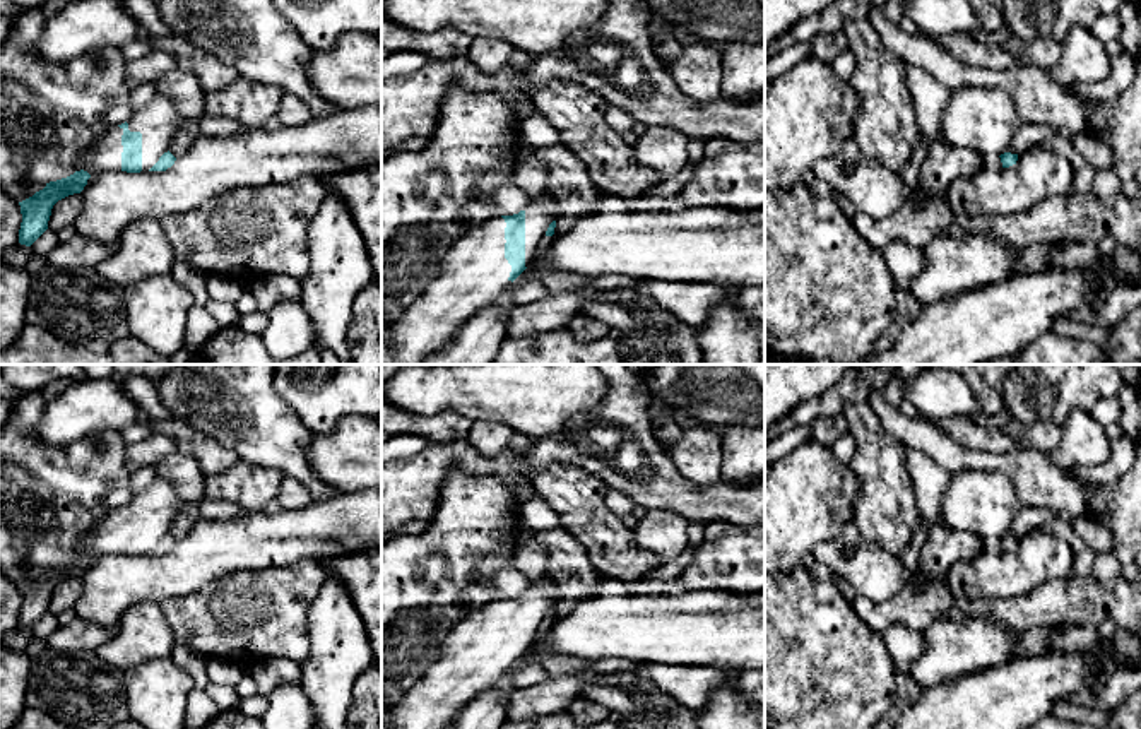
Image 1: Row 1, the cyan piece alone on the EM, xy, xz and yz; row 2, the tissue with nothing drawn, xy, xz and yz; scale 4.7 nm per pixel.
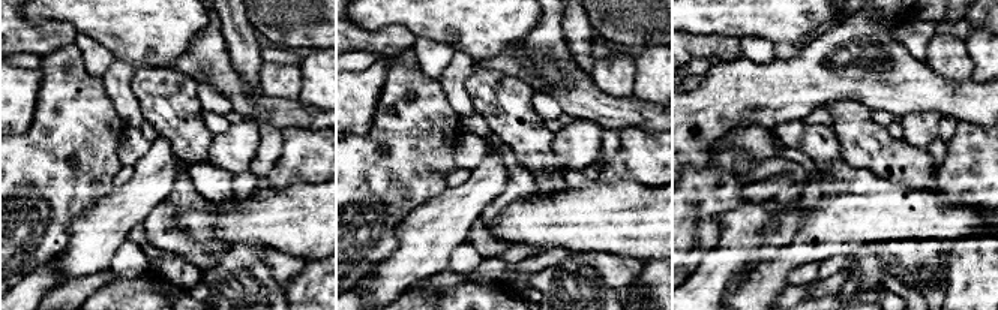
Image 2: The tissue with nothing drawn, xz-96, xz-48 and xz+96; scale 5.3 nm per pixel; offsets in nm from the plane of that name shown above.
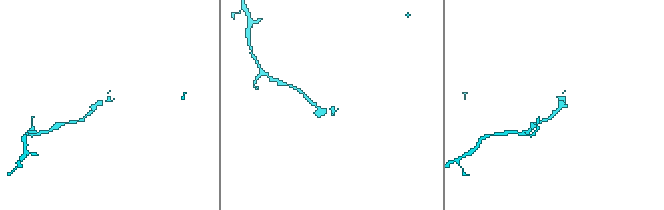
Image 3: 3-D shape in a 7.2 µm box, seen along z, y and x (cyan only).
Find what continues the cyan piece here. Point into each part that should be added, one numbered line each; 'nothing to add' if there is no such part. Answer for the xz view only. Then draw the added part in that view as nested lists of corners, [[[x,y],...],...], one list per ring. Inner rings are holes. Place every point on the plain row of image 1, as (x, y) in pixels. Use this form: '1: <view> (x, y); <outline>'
1: xz (474, 656); [[[503,601],[465,611],[446,633],[436,662],[381,719],[390,729],[443,729],[482,691],[511,673]]]

